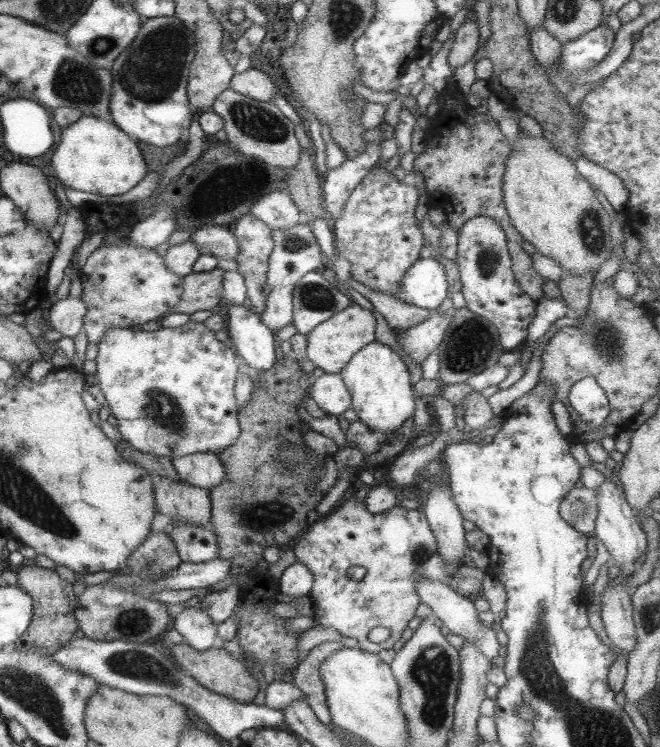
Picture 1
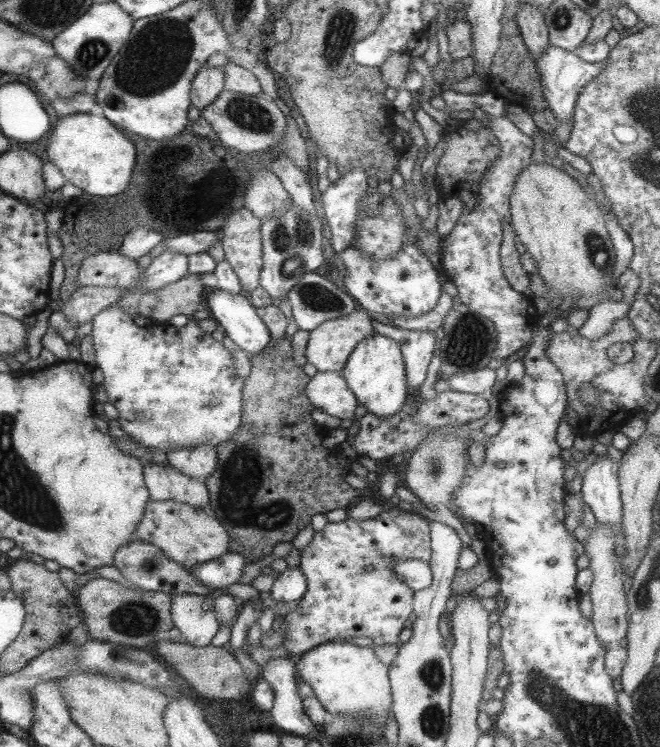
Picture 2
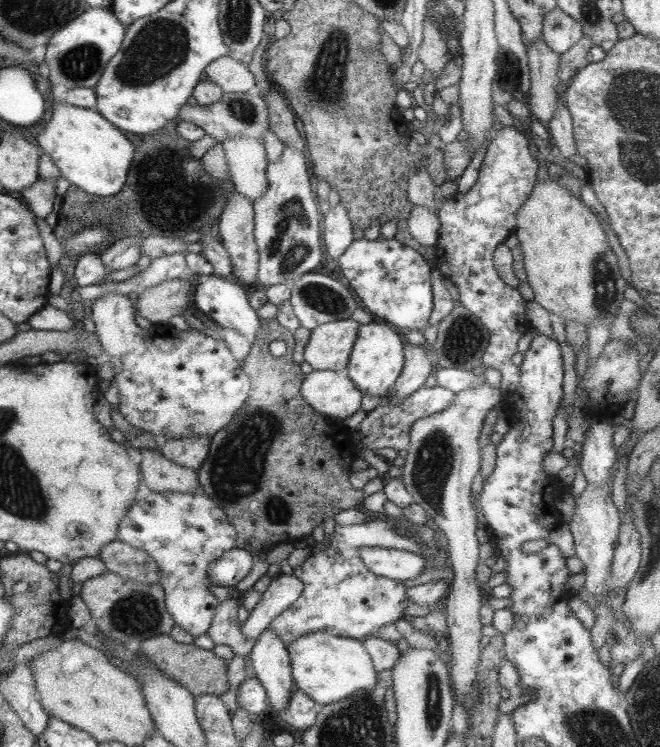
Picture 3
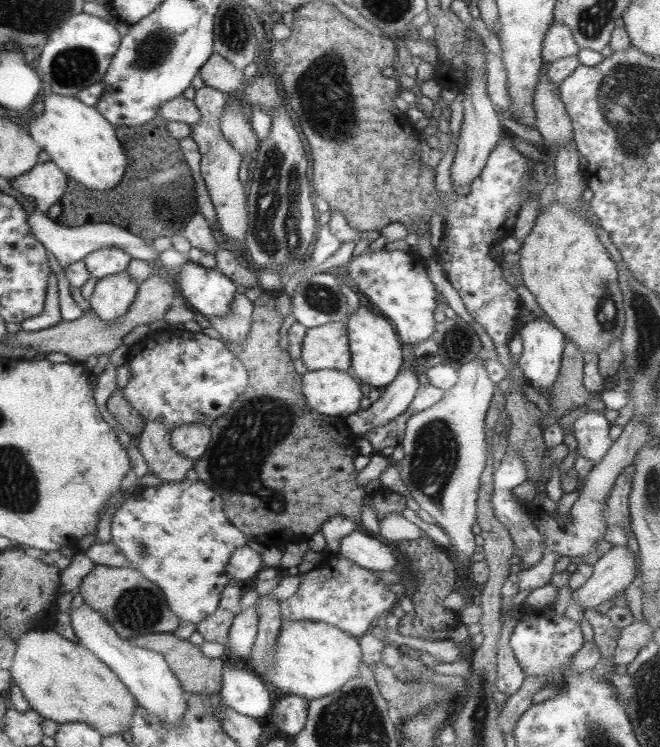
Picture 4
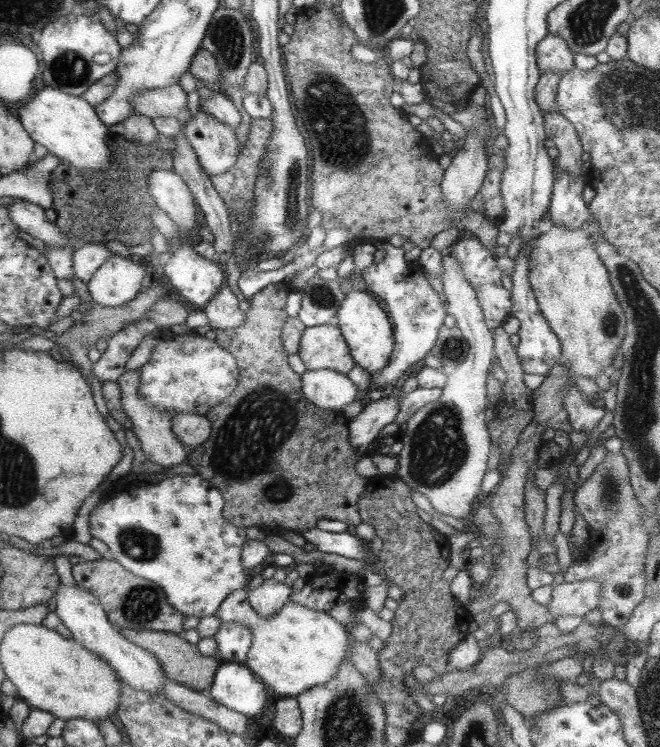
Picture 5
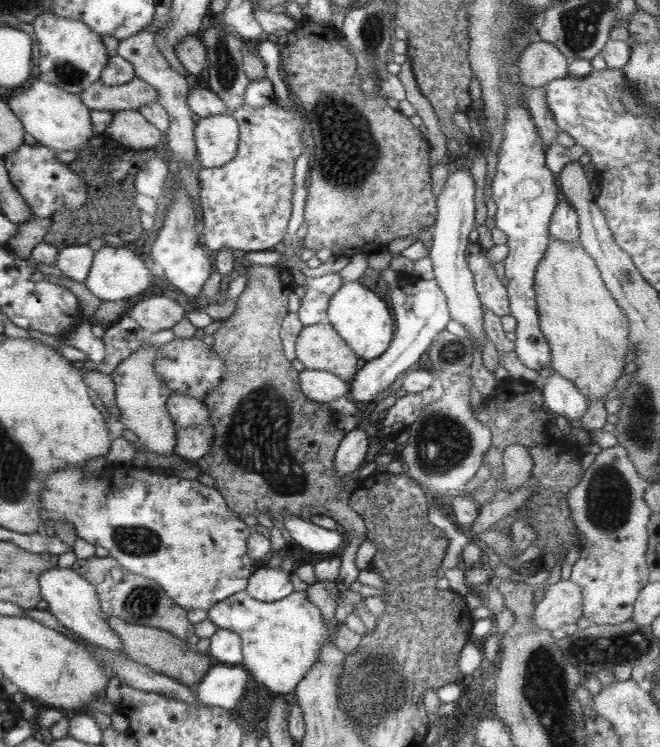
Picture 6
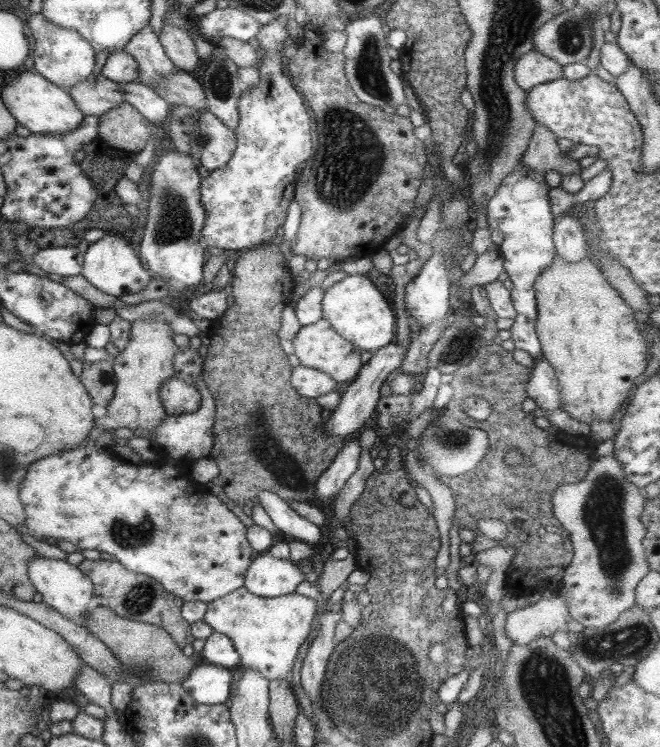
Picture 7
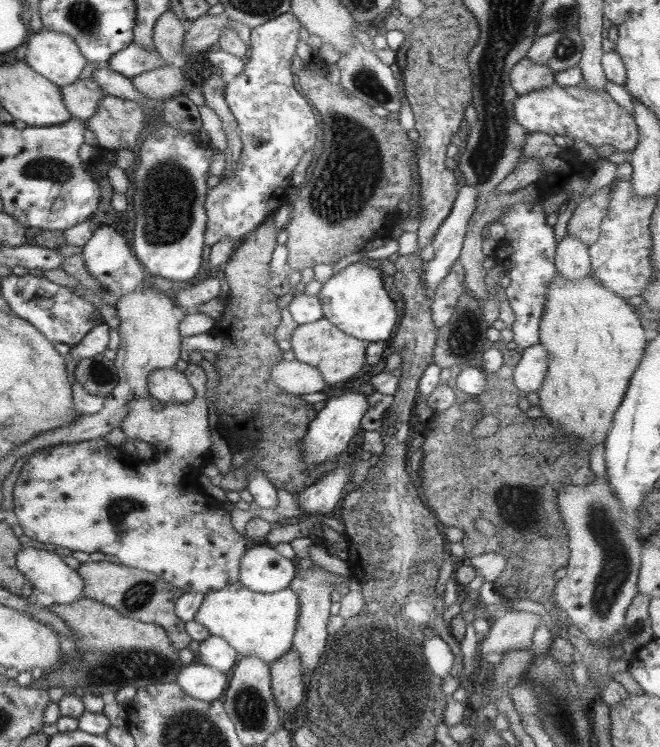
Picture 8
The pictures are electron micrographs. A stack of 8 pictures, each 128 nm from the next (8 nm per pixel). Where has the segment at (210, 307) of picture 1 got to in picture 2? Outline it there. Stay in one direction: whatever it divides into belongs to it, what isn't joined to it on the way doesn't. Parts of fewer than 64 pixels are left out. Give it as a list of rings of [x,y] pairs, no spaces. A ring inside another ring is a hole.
[[[187,274],[186,277],[159,289],[159,302],[155,304],[149,320],[165,322],[179,314],[191,317],[205,300],[202,300],[203,292],[205,285],[201,276]]]

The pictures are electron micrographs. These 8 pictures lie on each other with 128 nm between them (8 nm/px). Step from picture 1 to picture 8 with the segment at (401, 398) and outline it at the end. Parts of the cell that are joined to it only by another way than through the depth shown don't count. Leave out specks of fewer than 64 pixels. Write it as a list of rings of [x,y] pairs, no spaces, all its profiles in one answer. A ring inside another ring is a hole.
[[[356,261],[343,267],[337,274],[327,280],[317,292],[322,309],[322,318],[333,324],[341,333],[357,340],[370,342],[385,342],[388,340],[395,322],[397,310],[391,298],[382,288],[381,270],[373,268],[361,261]]]

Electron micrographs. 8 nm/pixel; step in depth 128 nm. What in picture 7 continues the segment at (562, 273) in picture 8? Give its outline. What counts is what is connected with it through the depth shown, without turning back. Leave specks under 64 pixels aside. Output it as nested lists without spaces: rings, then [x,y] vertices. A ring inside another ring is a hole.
[[[562,213],[553,222],[554,251],[561,260],[565,263],[579,263],[579,260],[589,256],[588,242],[579,219]]]

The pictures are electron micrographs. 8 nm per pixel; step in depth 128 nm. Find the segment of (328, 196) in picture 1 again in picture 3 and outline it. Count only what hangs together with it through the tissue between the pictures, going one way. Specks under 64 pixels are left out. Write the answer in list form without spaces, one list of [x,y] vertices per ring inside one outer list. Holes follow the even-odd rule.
[[[339,203],[323,215],[323,254],[324,258],[338,259],[353,240],[352,224],[347,218],[346,208]]]

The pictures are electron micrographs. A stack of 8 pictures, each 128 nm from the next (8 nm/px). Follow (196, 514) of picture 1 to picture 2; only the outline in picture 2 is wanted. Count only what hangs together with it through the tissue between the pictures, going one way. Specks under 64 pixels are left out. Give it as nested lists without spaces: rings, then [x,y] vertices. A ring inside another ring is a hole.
[[[168,464],[142,466],[145,488],[152,501],[177,501],[195,508],[207,508],[208,492],[199,478],[185,476]]]

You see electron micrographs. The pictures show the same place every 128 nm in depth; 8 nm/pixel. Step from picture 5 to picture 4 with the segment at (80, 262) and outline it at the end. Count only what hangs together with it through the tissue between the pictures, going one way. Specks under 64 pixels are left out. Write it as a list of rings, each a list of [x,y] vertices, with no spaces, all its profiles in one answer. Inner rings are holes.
[[[98,248],[86,254],[82,260],[83,265],[87,268],[89,278],[97,280],[109,276],[109,274],[117,274],[123,272],[129,264],[130,256],[117,248]]]

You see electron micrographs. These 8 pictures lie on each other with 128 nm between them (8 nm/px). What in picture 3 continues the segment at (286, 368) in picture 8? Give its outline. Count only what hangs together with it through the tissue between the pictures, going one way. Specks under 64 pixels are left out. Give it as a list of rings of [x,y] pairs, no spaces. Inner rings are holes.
[[[312,370],[304,375],[300,395],[313,411],[342,420],[360,410],[362,398],[344,370]]]

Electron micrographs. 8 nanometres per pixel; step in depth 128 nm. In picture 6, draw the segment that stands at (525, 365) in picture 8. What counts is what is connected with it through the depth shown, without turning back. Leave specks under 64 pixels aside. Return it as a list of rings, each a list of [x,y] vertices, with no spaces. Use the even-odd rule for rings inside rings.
[[[555,371],[539,382],[543,407],[549,414],[555,413],[567,422],[579,420],[589,404],[575,387]]]

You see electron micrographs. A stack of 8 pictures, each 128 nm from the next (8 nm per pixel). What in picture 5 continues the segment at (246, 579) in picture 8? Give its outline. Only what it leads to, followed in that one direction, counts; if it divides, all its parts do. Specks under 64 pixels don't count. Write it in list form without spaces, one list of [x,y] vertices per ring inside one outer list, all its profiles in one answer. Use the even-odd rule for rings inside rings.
[[[271,577],[263,579],[256,588],[246,592],[247,600],[251,608],[260,616],[266,619],[275,614],[288,601],[291,594],[291,587],[283,581],[275,581]]]

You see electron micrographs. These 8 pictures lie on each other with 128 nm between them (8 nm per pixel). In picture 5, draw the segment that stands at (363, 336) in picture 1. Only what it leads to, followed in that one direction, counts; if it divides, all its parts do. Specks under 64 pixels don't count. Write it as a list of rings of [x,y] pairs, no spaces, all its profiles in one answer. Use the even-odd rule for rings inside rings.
[[[334,322],[305,328],[297,355],[307,371],[329,369],[346,375],[356,365]]]

